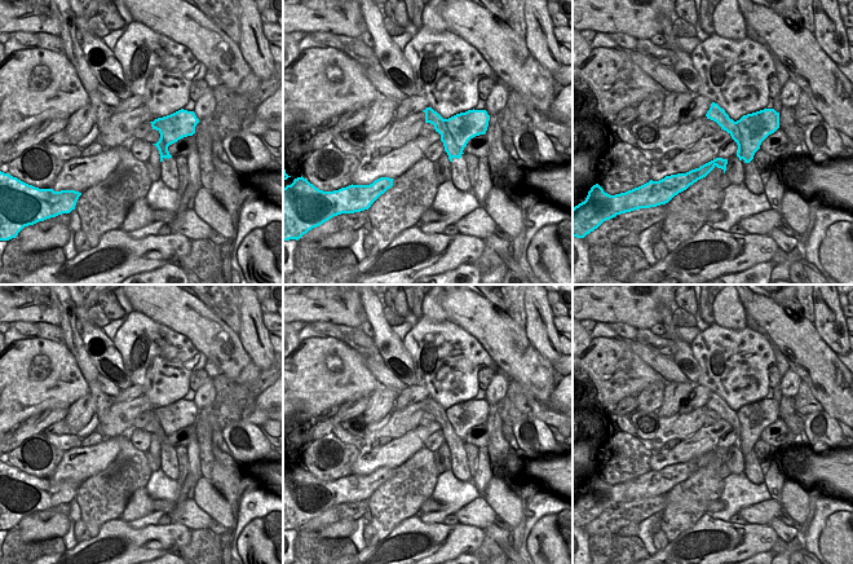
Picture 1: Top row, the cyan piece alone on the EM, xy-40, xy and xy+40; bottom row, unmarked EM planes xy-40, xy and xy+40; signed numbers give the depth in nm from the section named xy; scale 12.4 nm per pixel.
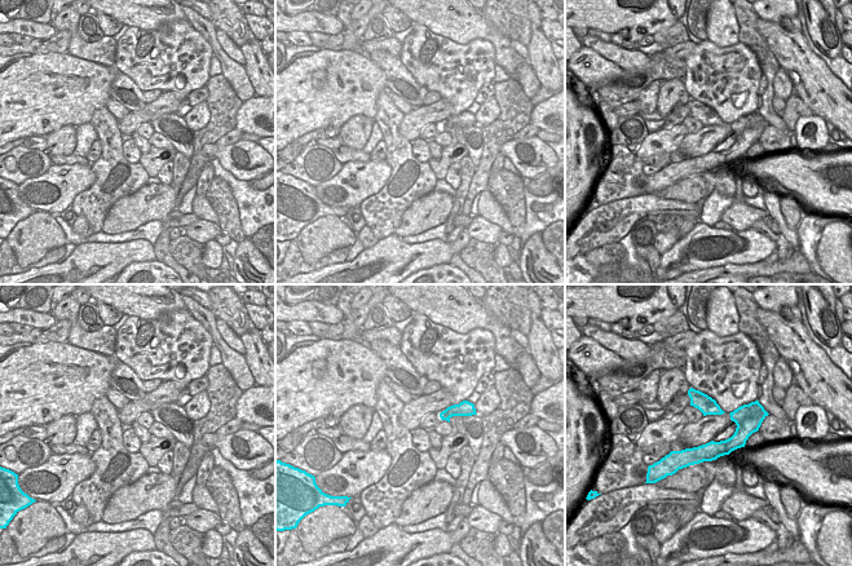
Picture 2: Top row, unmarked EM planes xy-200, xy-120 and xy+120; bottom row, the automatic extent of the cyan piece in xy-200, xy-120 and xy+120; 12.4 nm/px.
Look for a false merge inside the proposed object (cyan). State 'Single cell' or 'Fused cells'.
Single cell.

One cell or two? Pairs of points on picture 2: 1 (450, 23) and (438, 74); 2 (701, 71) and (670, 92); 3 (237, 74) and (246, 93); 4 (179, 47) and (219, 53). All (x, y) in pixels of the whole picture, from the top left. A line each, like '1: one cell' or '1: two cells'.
1: two cells
2: two cells
3: one cell
4: two cells

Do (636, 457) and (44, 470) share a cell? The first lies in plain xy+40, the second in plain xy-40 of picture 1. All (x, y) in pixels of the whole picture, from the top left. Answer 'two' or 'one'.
one

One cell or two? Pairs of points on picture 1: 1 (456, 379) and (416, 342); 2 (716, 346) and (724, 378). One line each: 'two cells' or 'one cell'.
1: one cell
2: one cell

